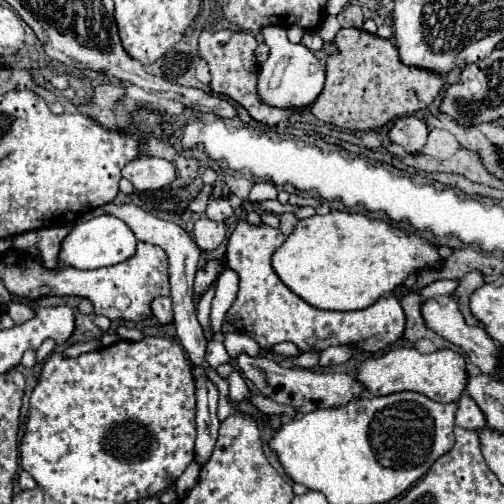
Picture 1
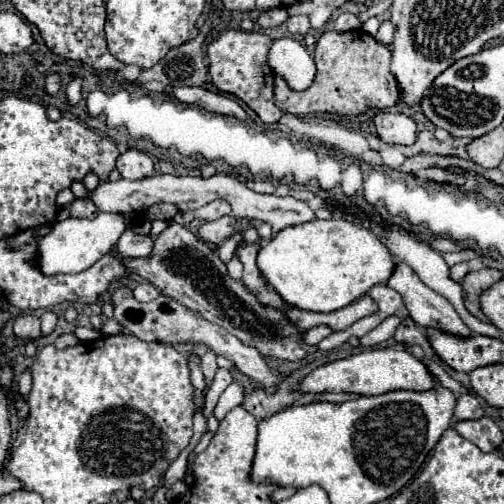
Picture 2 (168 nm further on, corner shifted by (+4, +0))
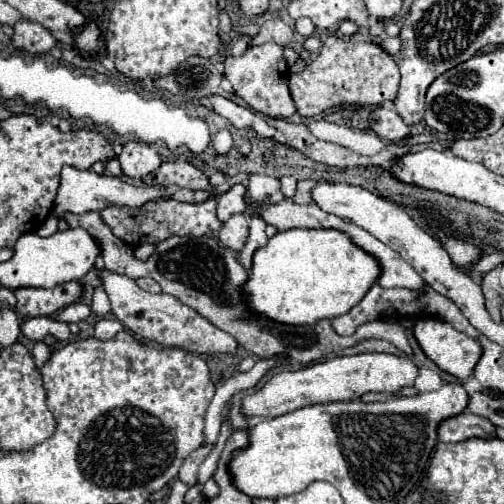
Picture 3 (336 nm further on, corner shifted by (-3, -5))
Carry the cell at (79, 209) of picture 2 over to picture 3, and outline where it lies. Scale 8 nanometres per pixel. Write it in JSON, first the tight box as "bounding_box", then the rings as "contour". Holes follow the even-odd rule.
{"bounding_box":[64,211,412,363],"contour":[[[90,211],[84,215],[66,213],[64,221],[72,229],[82,227],[94,237],[94,241],[100,245],[100,257],[102,257],[102,263],[106,269],[110,269],[114,273],[128,275],[132,279],[138,279],[138,277],[154,279],[162,287],[164,293],[176,297],[180,303],[198,311],[212,325],[230,333],[246,351],[258,355],[260,359],[272,357],[278,353],[286,353],[286,355],[290,355],[290,359],[294,359],[298,363],[312,363],[328,353],[336,353],[344,347],[352,347],[356,341],[370,339],[370,337],[390,341],[406,355],[410,355],[410,351],[412,351],[408,345],[408,339],[406,339],[406,329],[398,321],[396,323],[372,321],[372,323],[362,325],[354,335],[342,337],[332,329],[330,319],[322,319],[316,325],[292,327],[292,325],[276,325],[274,321],[264,321],[262,317],[248,317],[248,309],[244,309],[244,297],[240,297],[240,285],[244,283],[244,277],[248,277],[248,271],[238,263],[236,255],[228,247],[220,245],[210,235],[170,237],[156,247],[156,251],[150,255],[148,261],[138,261],[132,253],[132,247],[128,243],[120,241],[118,237],[114,237],[112,231],[104,225],[104,221],[100,221],[98,211]]]}

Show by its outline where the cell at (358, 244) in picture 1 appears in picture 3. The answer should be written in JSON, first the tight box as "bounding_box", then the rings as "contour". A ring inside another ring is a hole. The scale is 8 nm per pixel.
{"bounding_box":[240,229,380,325],"contour":[[[288,229],[278,231],[252,257],[252,269],[246,283],[240,287],[248,311],[282,323],[282,325],[314,325],[320,319],[332,319],[348,313],[376,283],[380,275],[378,261],[356,247],[348,235],[336,229]]]}

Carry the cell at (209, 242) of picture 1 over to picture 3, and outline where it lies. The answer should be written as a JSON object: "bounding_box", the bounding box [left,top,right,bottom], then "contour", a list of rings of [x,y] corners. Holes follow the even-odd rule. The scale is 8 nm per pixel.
{"bounding_box":[218,215,248,251],"contour":[[[232,215],[222,229],[218,231],[218,239],[232,251],[240,251],[244,247],[244,243],[248,241],[248,219],[246,215]]]}

